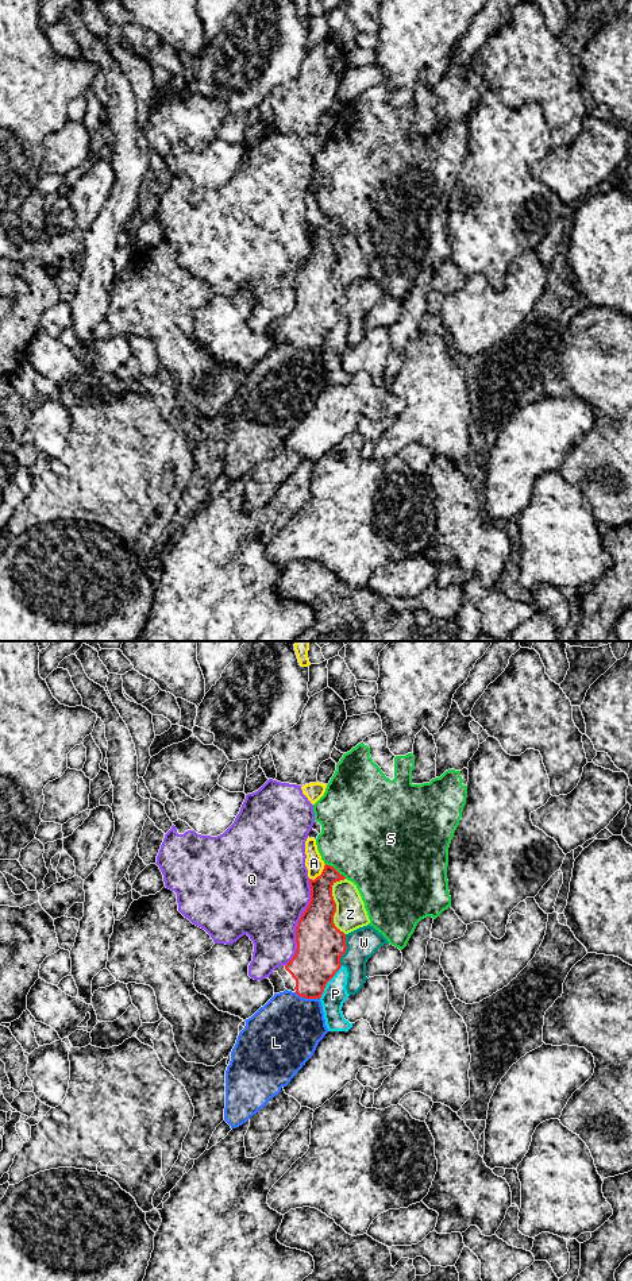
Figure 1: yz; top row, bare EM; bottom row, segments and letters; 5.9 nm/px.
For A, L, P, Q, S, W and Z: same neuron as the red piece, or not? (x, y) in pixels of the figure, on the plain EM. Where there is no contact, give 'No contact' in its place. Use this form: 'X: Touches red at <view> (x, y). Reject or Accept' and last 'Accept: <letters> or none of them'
A: Touches red at yz (320, 227). Reject
L: Touches red at yz (307, 350). Reject
P: Touches red at yz (328, 332). Reject
Q: Touches red at yz (299, 274). Reject
S: Touches red at yz (335, 222). Reject
W: Touches red at yz (346, 300). Reject
Z: Touches red at yz (335, 257). Reject
Accept: none of them

